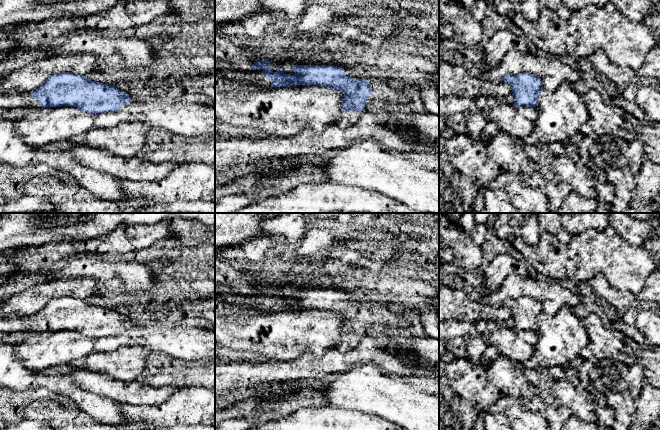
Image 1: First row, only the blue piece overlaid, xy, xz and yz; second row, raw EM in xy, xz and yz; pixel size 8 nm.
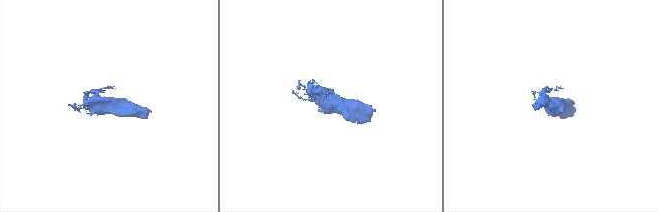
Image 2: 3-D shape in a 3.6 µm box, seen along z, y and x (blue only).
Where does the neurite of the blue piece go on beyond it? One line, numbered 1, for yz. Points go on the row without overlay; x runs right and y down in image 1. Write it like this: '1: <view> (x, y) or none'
1: none

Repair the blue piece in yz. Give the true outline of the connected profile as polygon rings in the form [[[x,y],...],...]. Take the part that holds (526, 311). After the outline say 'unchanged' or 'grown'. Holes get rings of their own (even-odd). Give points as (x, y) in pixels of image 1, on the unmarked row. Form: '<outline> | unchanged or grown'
[[[530,297],[517,299],[508,298],[502,301],[503,305],[511,310],[516,331],[536,331],[540,315],[543,314],[542,304]]] | unchanged

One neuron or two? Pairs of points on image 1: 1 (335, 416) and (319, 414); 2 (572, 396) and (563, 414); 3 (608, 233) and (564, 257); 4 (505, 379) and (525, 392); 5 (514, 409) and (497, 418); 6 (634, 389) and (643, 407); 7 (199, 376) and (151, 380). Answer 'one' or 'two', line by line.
1: one
2: two
3: one
4: one
5: two
6: two
7: one

